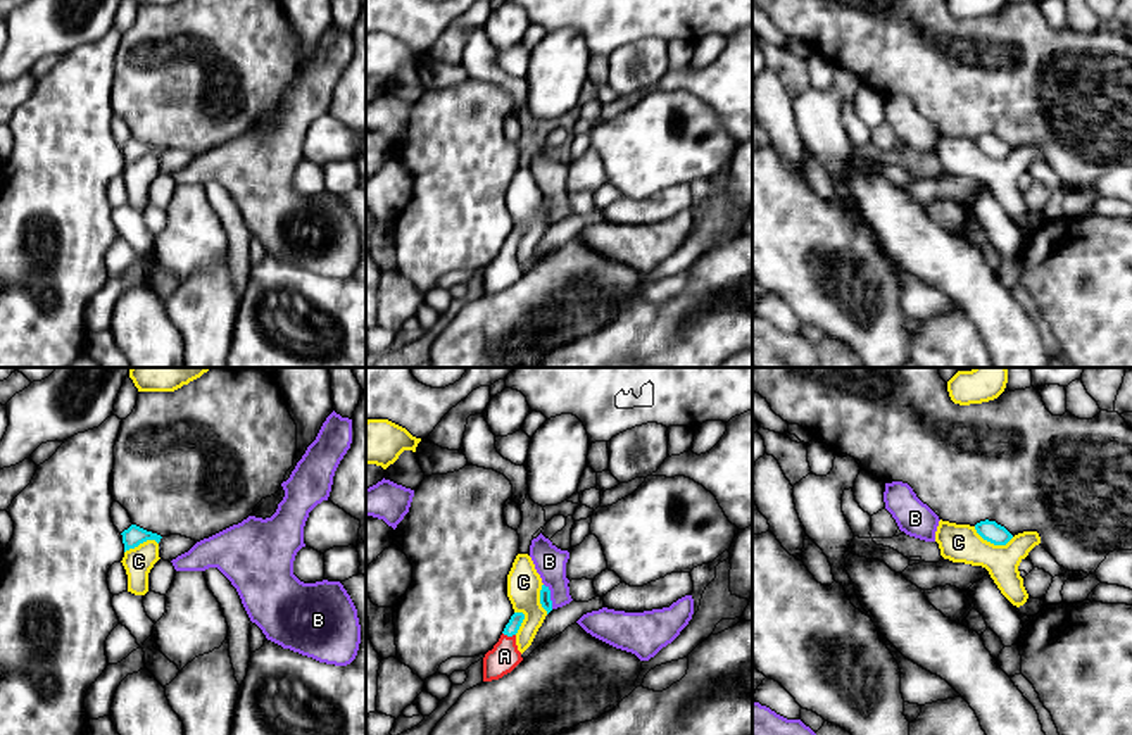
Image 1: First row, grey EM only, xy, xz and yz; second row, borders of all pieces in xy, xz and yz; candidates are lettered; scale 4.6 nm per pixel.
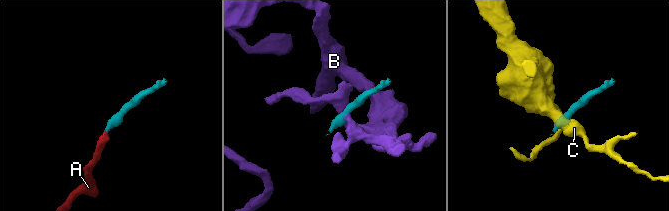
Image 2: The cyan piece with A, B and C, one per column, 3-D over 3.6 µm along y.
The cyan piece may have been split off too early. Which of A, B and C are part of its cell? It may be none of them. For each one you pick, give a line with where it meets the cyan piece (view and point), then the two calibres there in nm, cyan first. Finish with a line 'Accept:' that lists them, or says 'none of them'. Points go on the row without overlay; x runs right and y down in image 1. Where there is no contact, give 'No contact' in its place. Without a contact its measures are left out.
A: Touches cyan at xz (509, 249). Thickness 70 nm (cyan) against 140 nm
Accept: A

